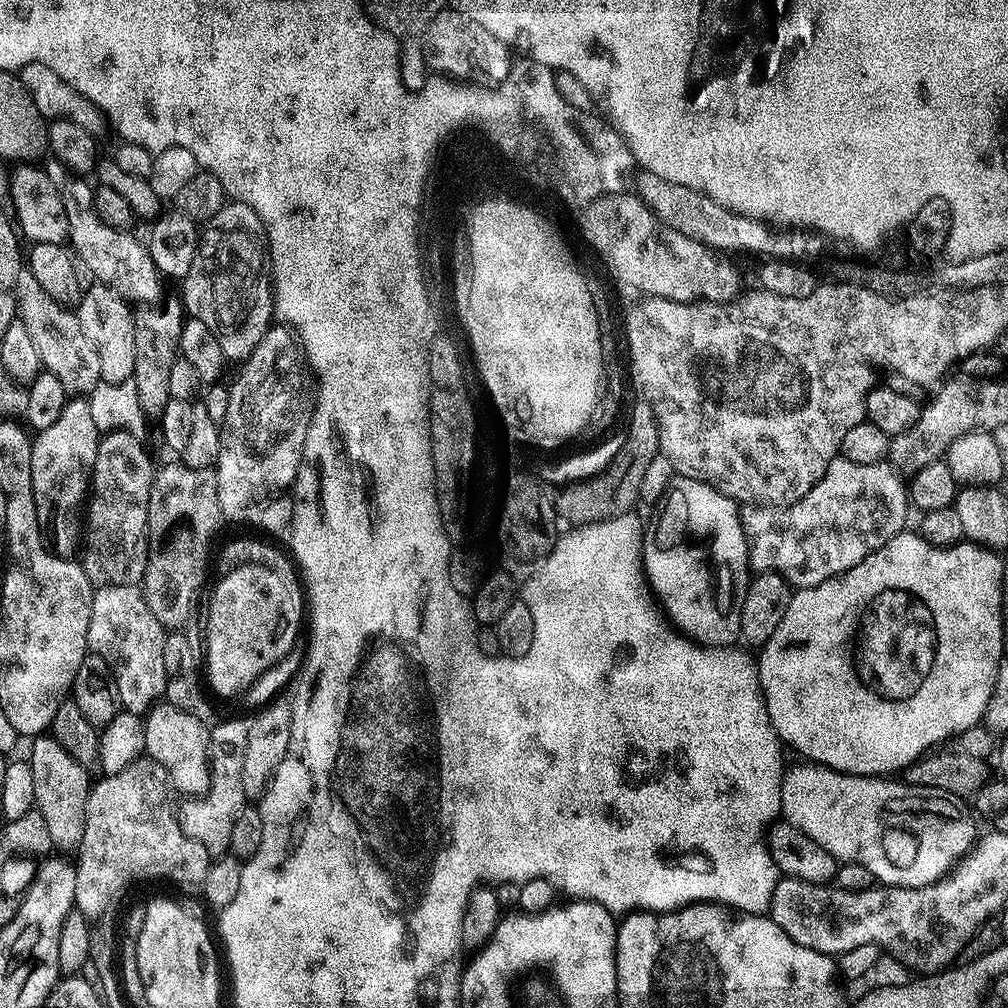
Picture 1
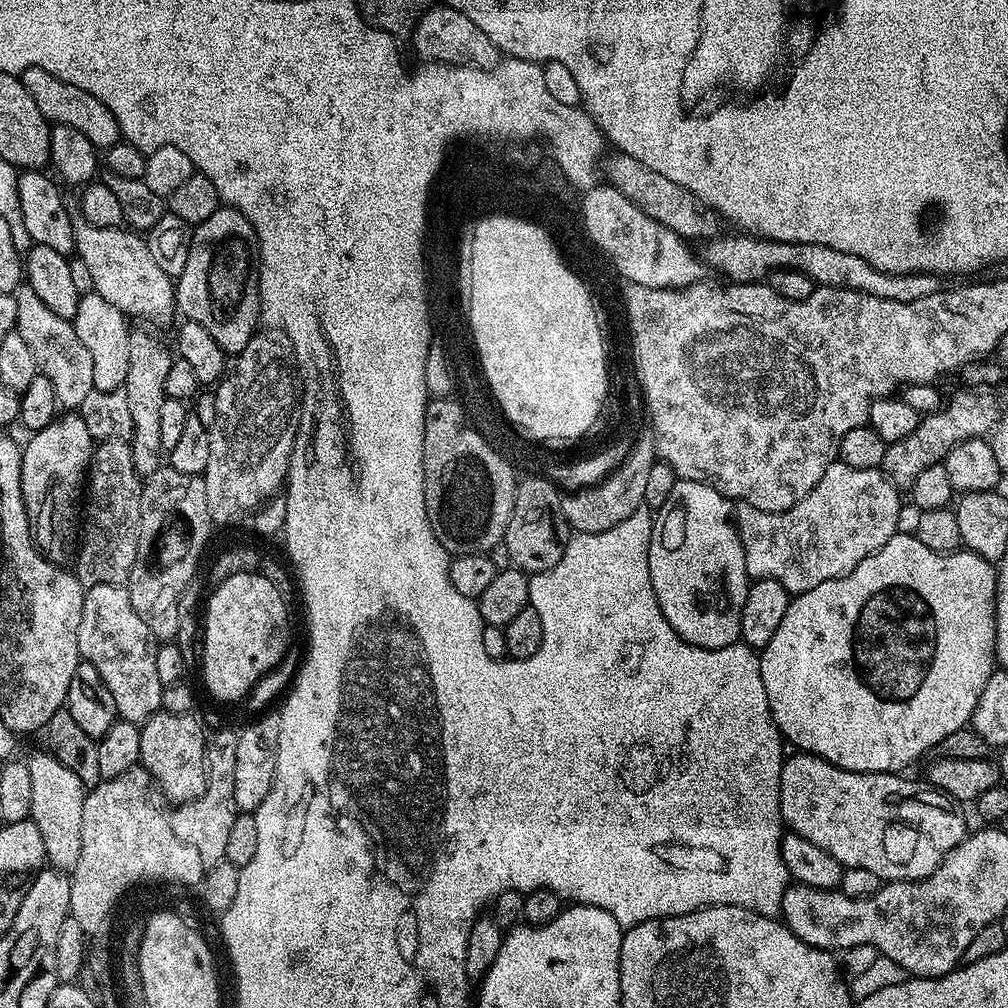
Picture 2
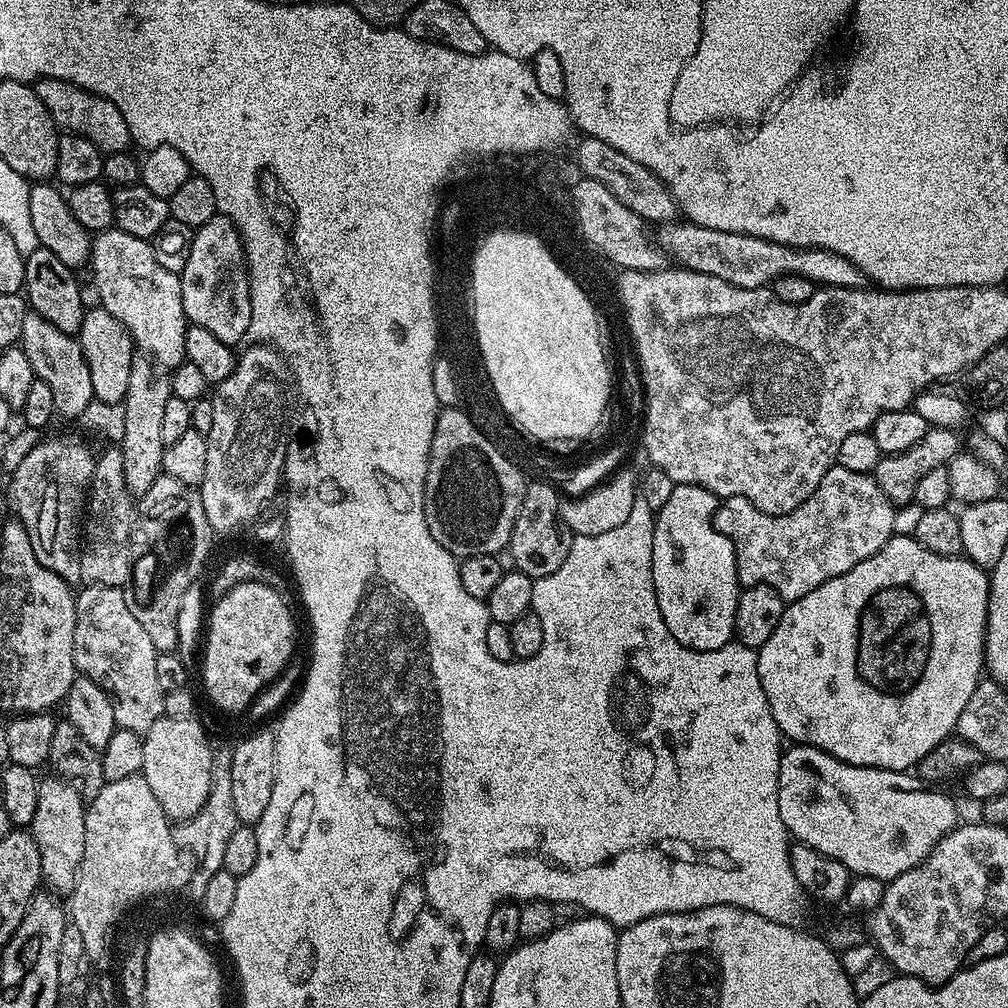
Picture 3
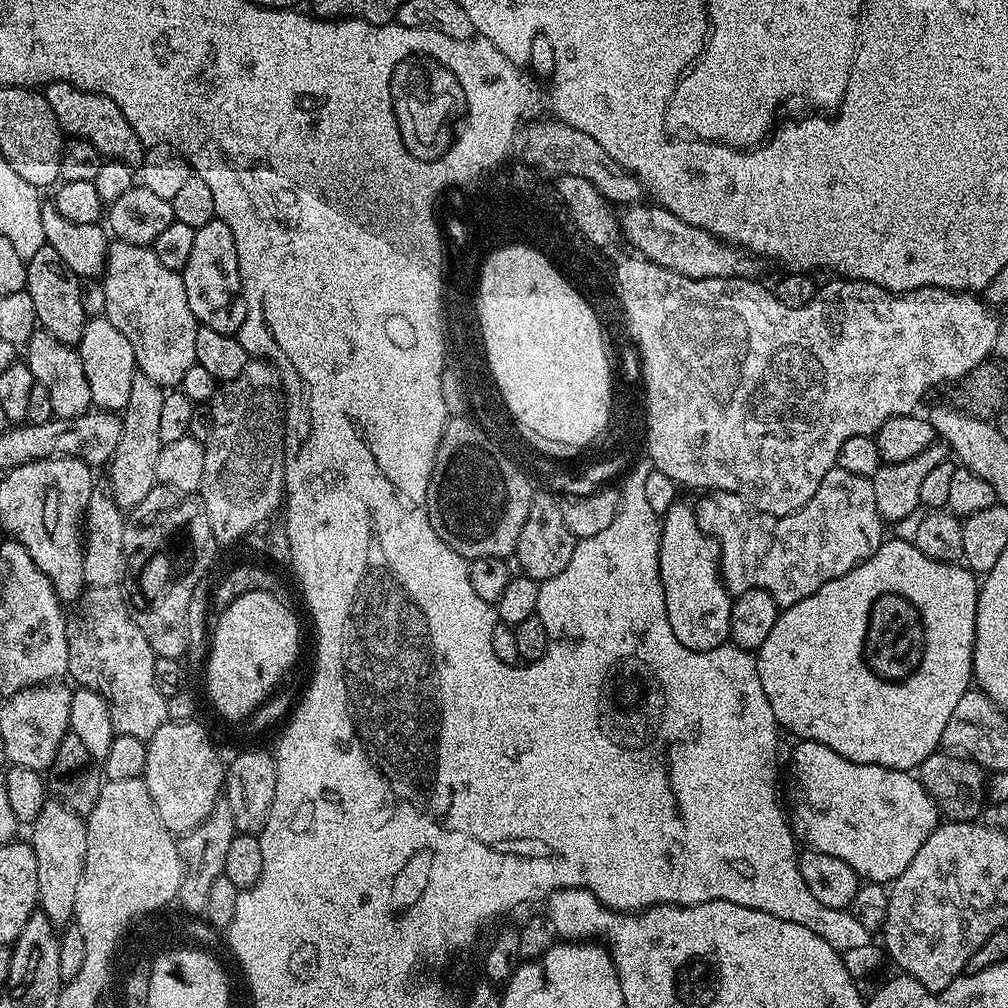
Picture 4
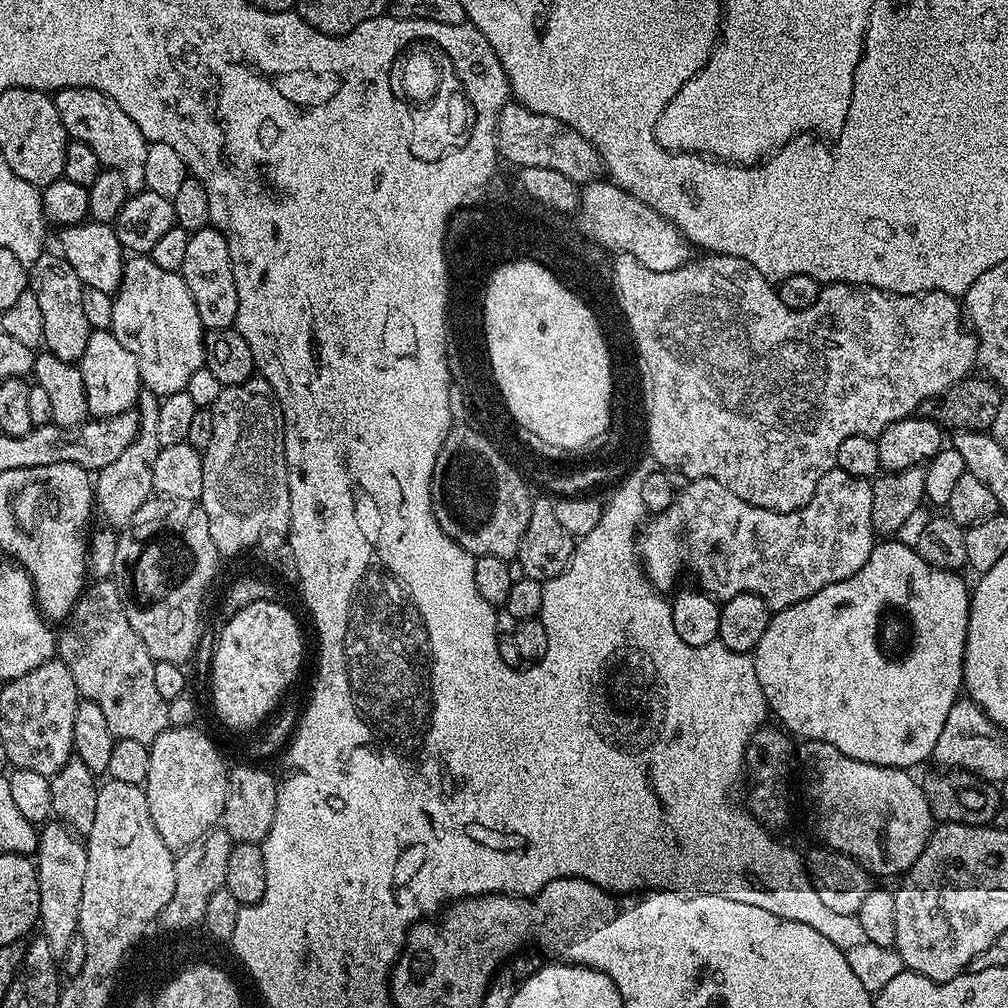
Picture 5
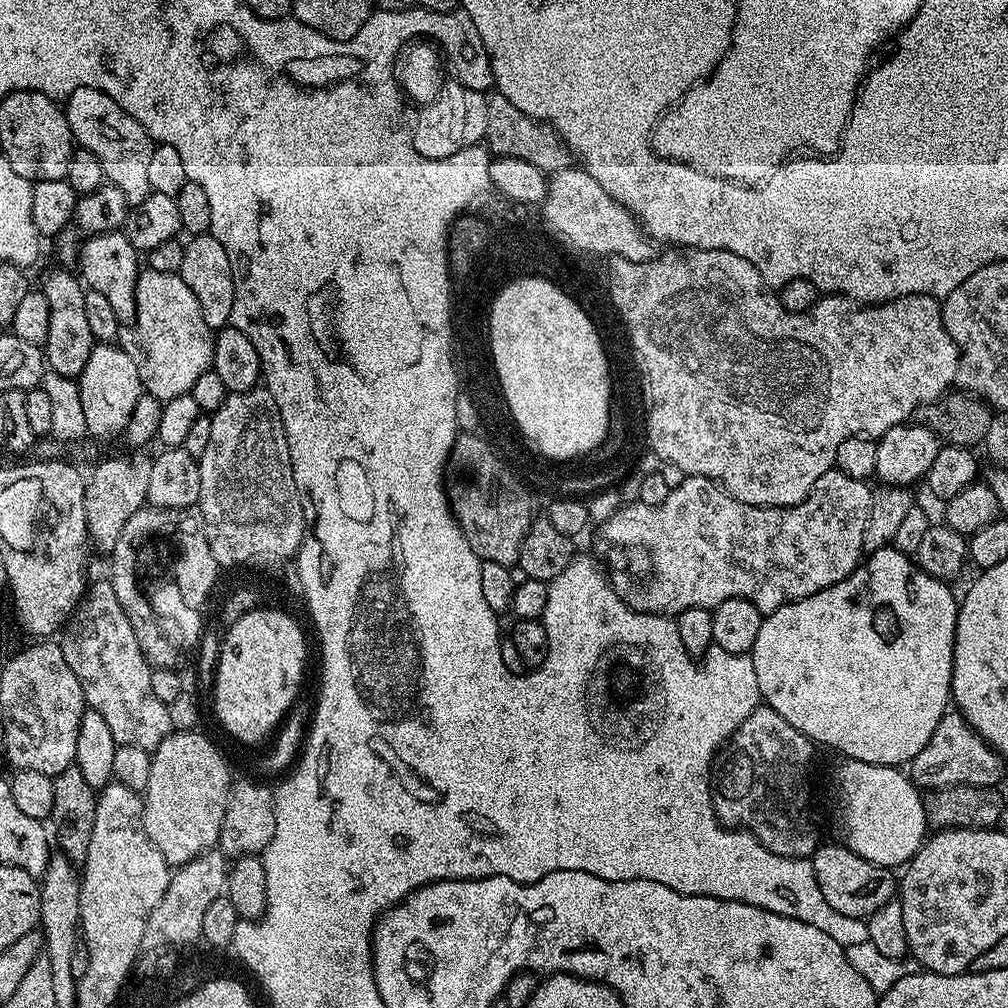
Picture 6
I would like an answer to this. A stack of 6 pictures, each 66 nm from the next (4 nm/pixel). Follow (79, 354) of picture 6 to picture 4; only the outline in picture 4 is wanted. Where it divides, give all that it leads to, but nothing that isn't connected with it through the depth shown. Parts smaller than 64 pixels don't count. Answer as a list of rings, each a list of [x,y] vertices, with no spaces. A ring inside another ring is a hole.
[[[47,246],[38,250],[38,254],[26,263],[26,290],[30,294],[30,302],[34,302],[39,327],[58,338],[58,342],[79,345],[86,323],[82,310],[81,281],[69,270],[66,262],[62,262],[58,250]]]

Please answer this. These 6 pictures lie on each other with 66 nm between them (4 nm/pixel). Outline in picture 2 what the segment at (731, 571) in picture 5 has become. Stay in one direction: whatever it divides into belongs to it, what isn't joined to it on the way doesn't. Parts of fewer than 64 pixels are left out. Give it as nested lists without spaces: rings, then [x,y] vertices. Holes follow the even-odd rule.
[[[837,459],[826,474],[822,474],[822,479],[824,488],[828,488],[828,496],[836,500],[836,512],[840,512],[840,504],[844,504],[844,532],[840,532],[840,536],[832,532],[836,524],[828,524],[828,516],[792,516],[791,510],[767,512],[743,502],[735,505],[736,533],[740,536],[743,559],[752,580],[774,578],[774,582],[782,582],[790,594],[814,590],[814,586],[830,578],[850,574],[858,562],[886,546],[890,537],[897,535],[901,493],[880,468],[857,470]],[[836,540],[844,540],[844,560],[840,560],[840,556],[828,560],[832,552],[840,552]]]

